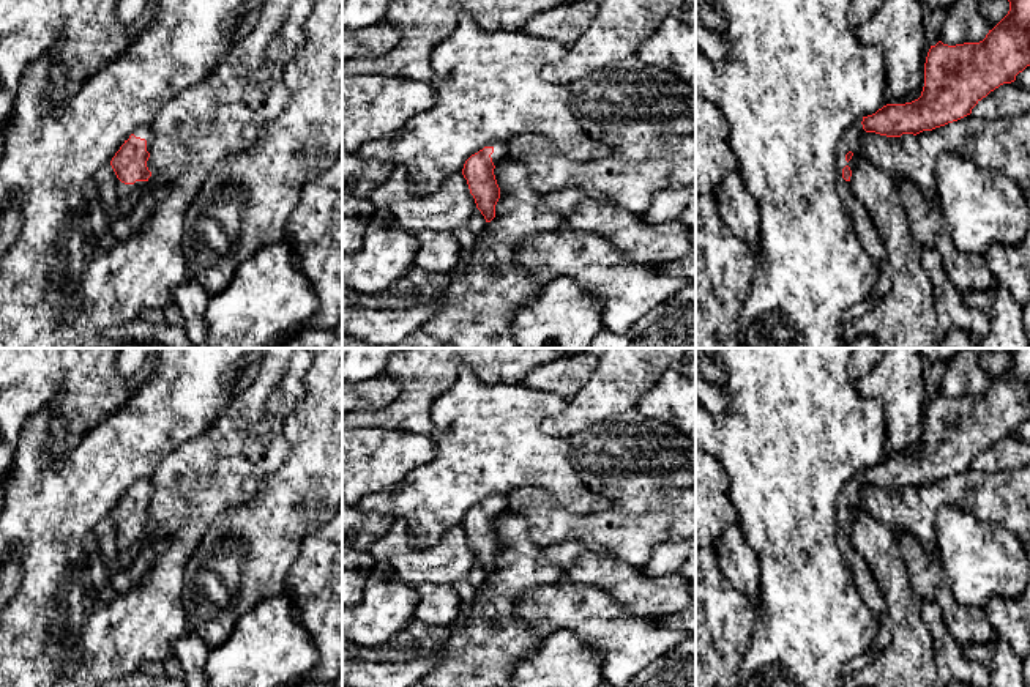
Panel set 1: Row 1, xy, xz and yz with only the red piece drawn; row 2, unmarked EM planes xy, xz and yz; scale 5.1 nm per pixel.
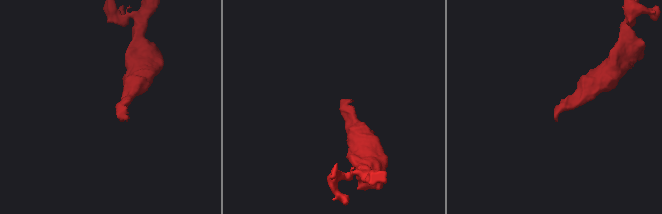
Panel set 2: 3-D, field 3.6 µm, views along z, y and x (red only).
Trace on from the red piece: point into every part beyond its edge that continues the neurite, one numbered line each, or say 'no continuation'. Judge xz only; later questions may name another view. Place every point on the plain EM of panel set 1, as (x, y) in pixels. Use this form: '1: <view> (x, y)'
1: xz (500, 503)

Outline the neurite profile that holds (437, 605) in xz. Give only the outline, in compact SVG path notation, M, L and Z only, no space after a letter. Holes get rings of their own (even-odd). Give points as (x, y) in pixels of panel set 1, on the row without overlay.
M423 583L416 588L415 619L426 626L450 626L461 613L461 597L453 585Z

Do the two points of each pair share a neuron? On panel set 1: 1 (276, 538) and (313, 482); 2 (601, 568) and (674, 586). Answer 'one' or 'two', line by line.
1: one
2: one

